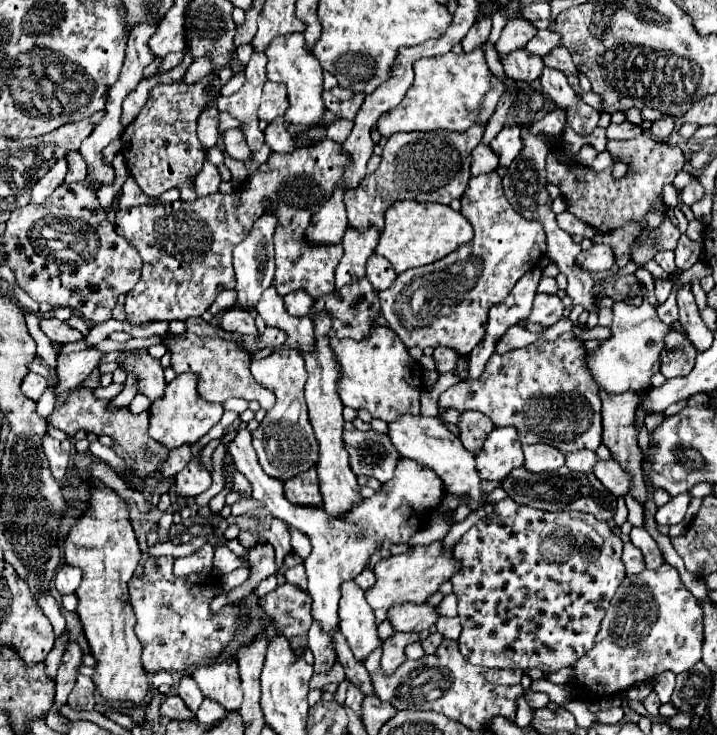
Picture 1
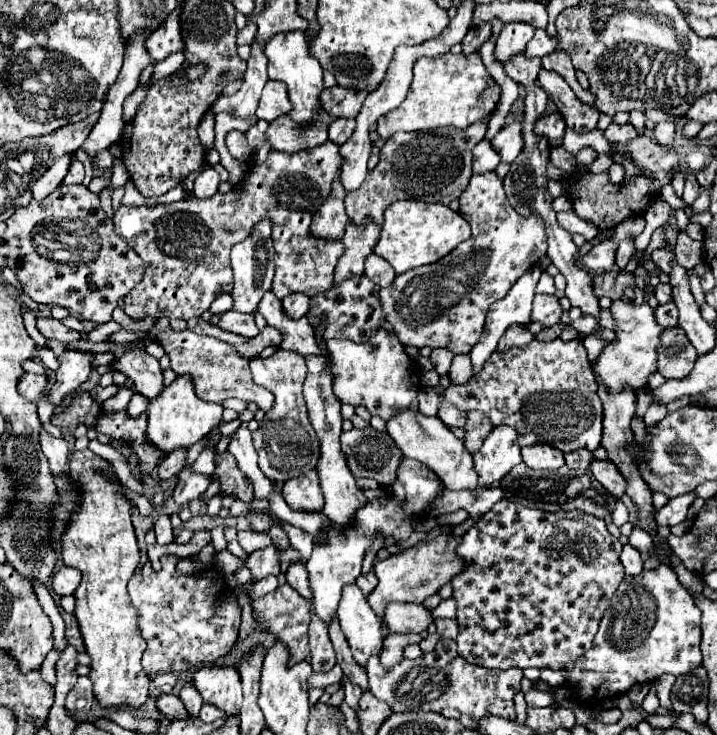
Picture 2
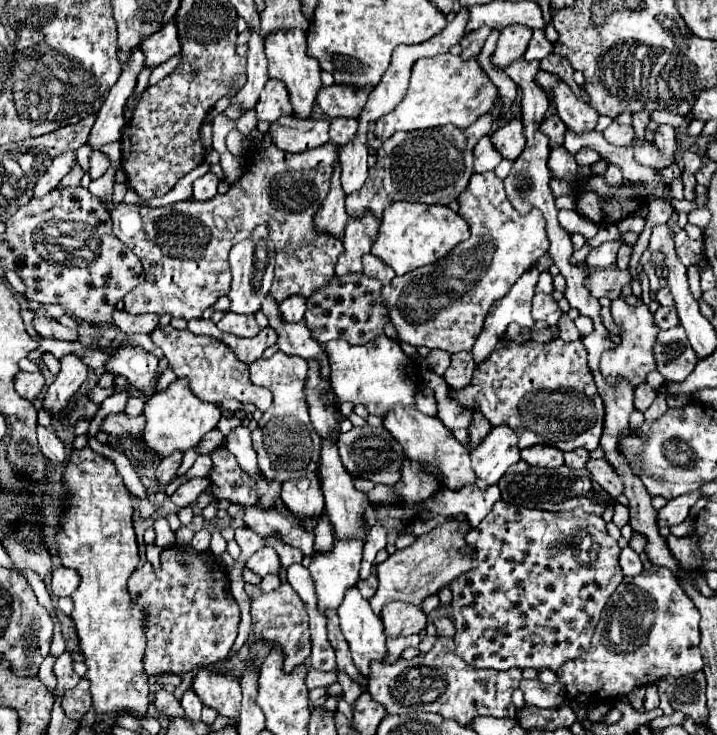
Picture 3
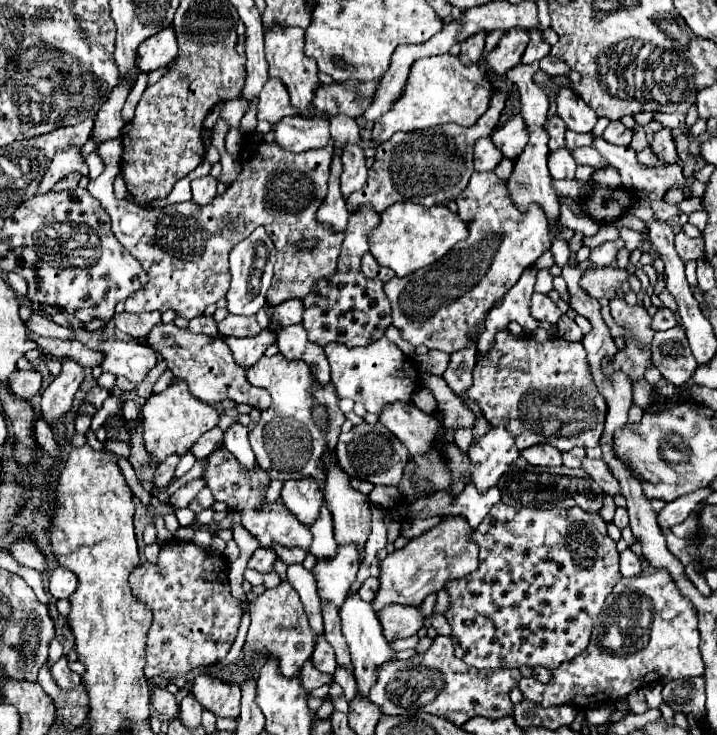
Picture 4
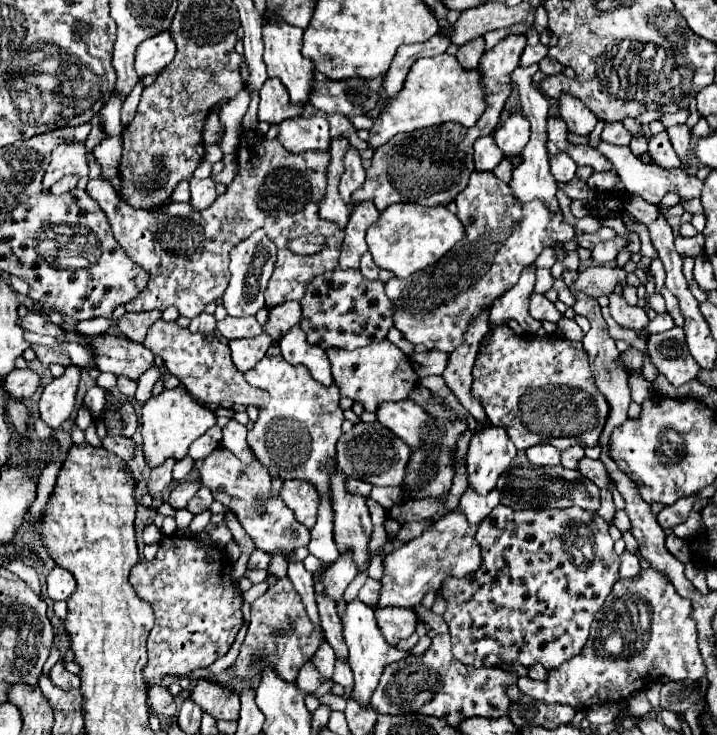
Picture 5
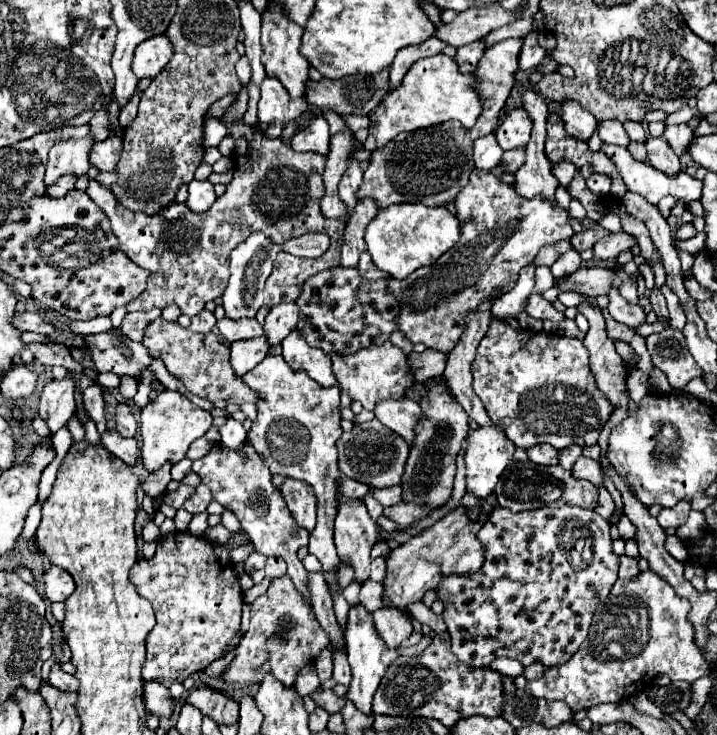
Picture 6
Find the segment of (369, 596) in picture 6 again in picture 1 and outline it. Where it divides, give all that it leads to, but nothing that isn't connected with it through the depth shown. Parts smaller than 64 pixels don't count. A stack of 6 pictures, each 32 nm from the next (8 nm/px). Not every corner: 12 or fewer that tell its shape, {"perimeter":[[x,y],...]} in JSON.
{"perimeter":[[364,568],[354,578],[362,590],[374,584],[372,568]]}

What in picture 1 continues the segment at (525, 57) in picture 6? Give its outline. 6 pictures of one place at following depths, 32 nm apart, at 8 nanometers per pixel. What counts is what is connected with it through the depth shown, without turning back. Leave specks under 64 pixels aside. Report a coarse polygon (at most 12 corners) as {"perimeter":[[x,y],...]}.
{"perimeter":[[538,30],[526,44],[530,54],[546,56],[558,42],[558,32]]}

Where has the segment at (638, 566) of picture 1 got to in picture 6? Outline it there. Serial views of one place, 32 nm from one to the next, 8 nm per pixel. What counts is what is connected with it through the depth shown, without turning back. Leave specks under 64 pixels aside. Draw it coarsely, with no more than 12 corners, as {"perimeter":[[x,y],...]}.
{"perimeter":[[620,556],[620,578],[640,574],[638,560]]}

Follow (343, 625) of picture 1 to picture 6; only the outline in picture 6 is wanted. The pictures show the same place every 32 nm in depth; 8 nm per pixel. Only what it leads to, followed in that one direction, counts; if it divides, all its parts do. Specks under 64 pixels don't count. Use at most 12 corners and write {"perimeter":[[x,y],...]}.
{"perimeter":[[350,606],[344,636],[352,684],[346,698],[368,714],[384,670],[386,650],[372,612]]}

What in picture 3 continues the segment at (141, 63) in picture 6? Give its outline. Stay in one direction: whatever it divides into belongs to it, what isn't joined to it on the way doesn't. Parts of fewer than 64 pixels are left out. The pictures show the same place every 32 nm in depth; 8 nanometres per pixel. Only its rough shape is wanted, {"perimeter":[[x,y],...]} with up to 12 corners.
{"perimeter":[[174,18],[142,42],[146,66],[180,52]]}

